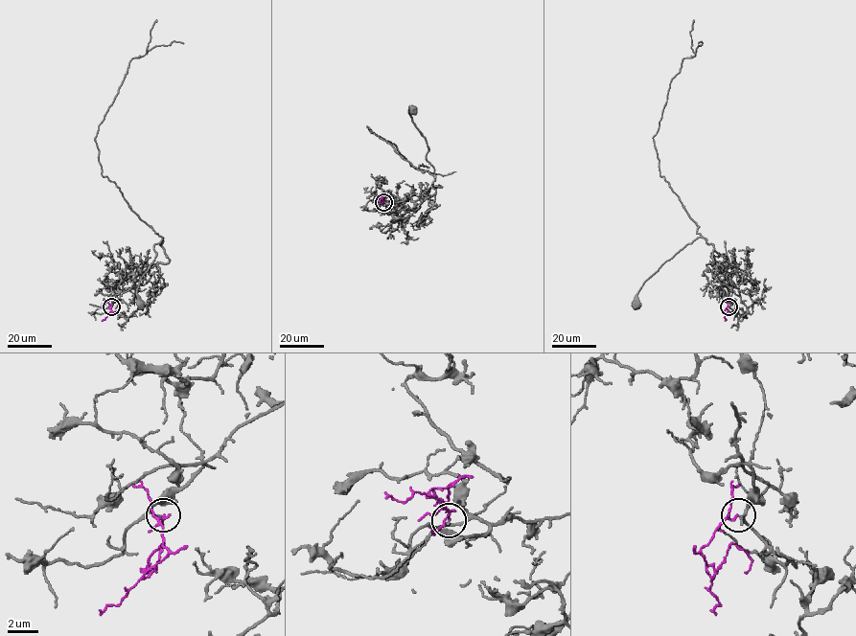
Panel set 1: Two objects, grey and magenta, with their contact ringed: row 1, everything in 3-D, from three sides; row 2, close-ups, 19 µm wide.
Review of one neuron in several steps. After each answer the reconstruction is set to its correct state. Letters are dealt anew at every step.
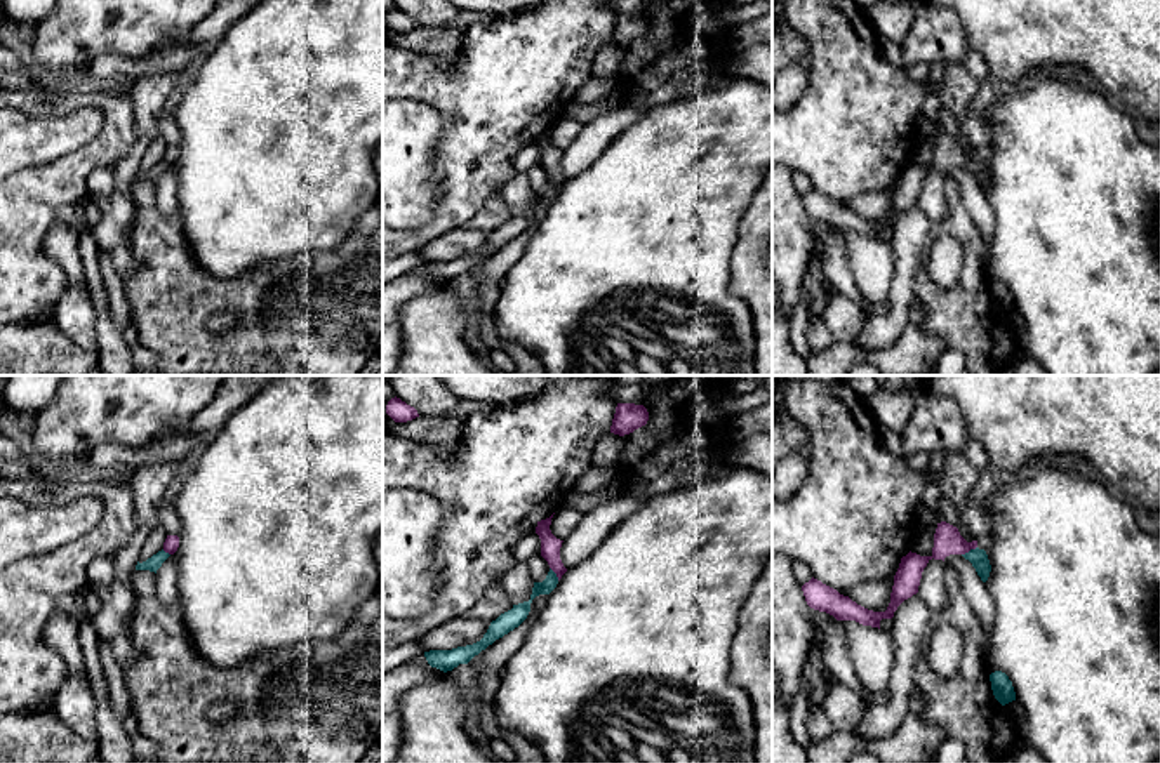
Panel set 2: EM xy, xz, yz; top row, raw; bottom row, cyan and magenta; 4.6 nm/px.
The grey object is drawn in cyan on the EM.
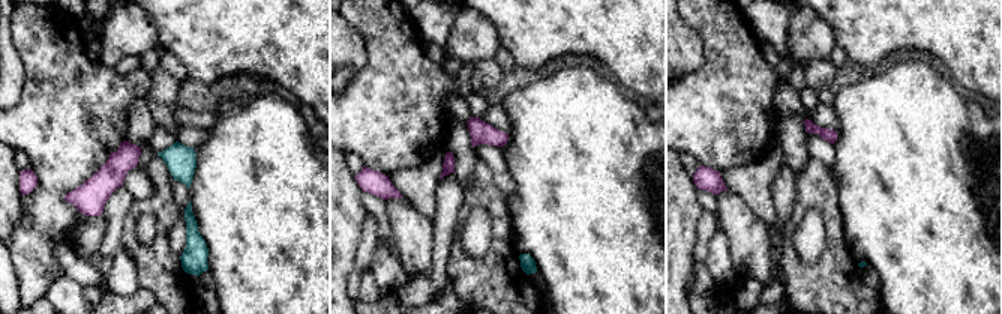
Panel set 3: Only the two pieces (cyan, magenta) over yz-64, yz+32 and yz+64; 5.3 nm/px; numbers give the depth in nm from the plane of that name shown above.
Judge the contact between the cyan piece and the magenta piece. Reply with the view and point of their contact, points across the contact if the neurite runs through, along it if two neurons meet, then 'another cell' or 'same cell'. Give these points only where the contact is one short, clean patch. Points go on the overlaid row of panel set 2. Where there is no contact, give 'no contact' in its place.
contact yz (971, 550); border yz (976, 546), (962, 555); another cell

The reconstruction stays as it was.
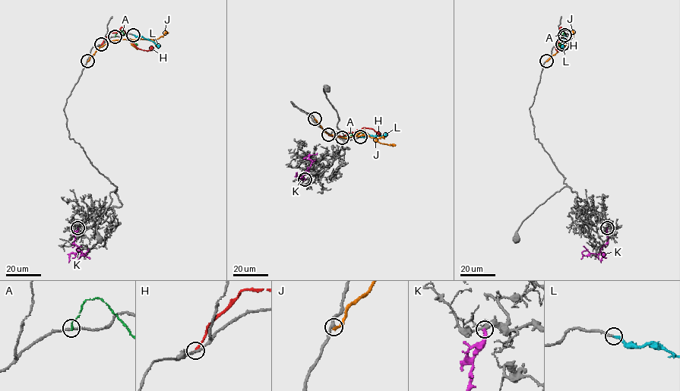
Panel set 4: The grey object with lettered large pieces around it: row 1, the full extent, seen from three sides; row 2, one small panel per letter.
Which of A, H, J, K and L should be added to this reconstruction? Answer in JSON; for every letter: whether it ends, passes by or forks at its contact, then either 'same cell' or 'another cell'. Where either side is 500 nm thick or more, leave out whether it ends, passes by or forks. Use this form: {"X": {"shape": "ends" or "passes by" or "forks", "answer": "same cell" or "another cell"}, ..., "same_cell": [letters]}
{"A": {"shape": "ends", "answer": "another cell"}, "H": {"shape": "ends", "answer": "another cell"}, "J": {"shape": "ends", "answer": "another cell"}, "K": {"shape": "ends", "answer": "another cell"}, "L": {"shape": "ends", "answer": "same cell"}, "same_cell": ["L"]}

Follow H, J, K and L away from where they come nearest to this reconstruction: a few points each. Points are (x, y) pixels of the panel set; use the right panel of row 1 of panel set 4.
H: (562, 45), (565, 34), (561, 27), (560, 39), (555, 48), (560, 50), (562, 46)
J: (546, 61), (562, 46), (565, 40), (563, 39), (571, 39), (573, 33)
K: (607, 228), (608, 241), (599, 253), (584, 255), (582, 252), (586, 249), (583, 246)
L: (564, 34), (564, 43), (560, 46)

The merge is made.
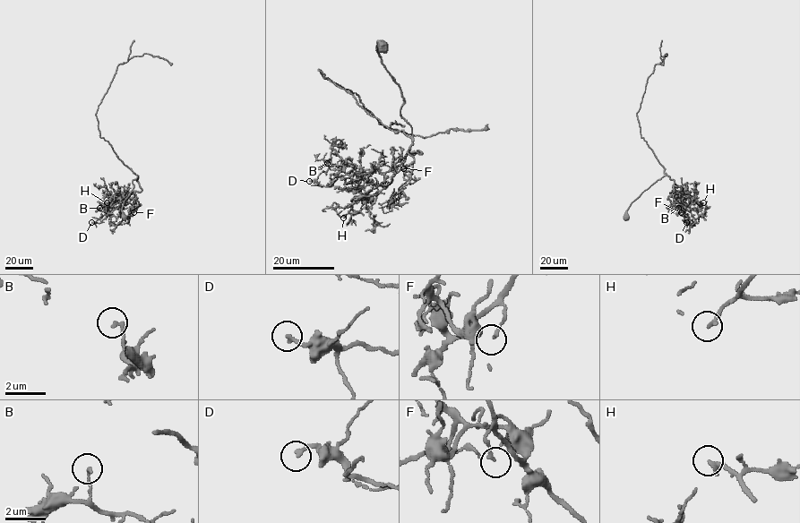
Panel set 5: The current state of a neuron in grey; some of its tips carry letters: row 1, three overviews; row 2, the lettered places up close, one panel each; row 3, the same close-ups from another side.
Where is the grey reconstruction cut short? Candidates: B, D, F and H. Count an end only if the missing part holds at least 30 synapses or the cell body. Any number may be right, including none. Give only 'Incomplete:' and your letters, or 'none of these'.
Incomplete: H

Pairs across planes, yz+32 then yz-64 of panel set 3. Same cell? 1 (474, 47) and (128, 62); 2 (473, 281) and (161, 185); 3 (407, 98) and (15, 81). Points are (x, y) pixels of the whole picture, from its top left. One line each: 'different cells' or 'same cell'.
1: different cells
2: same cell
3: different cells

